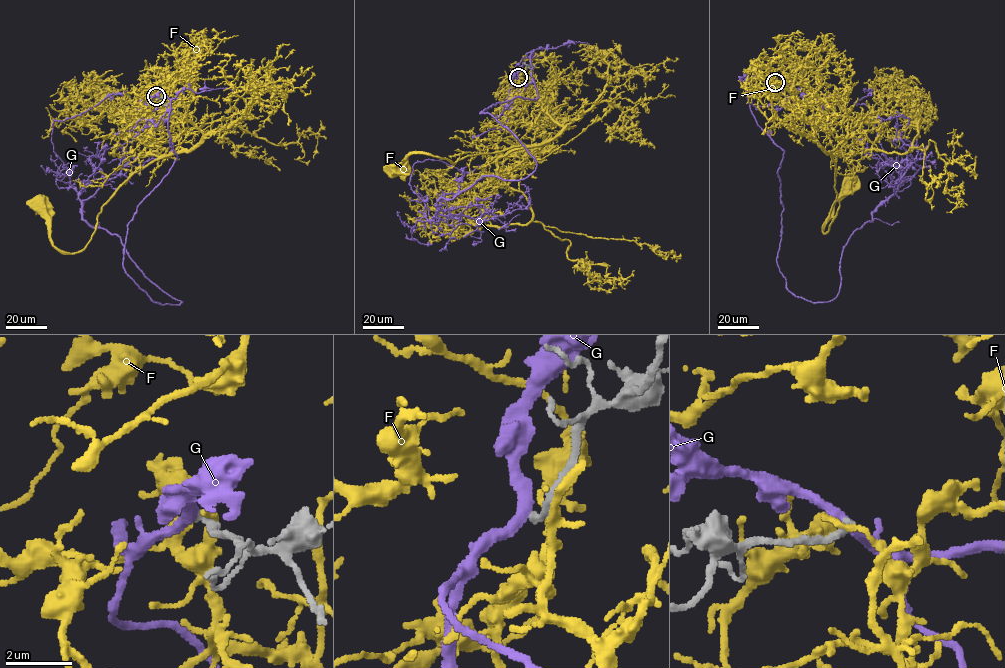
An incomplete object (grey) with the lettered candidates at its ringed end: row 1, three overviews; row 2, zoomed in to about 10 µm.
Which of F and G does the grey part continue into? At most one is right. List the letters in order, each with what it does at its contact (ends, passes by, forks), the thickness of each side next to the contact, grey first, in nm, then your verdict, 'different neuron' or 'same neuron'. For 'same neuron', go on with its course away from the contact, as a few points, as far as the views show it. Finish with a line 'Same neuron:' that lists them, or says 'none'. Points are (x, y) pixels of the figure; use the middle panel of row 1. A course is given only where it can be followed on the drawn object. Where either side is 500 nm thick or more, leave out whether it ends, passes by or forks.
F: it ends; calibres 300 and 200 nm; different neuron
G: it passes by; calibres 260 and 320 nm; different neuron
Same neuron: none

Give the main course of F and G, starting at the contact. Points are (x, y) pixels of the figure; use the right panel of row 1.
F: (775, 83), (783, 103), (805, 118), (835, 164), (839, 208), (823, 232), (849, 179)
G: (775, 82), (746, 94), (783, 151), (777, 263), (815, 302), (901, 180), (854, 104), (865, 89)

